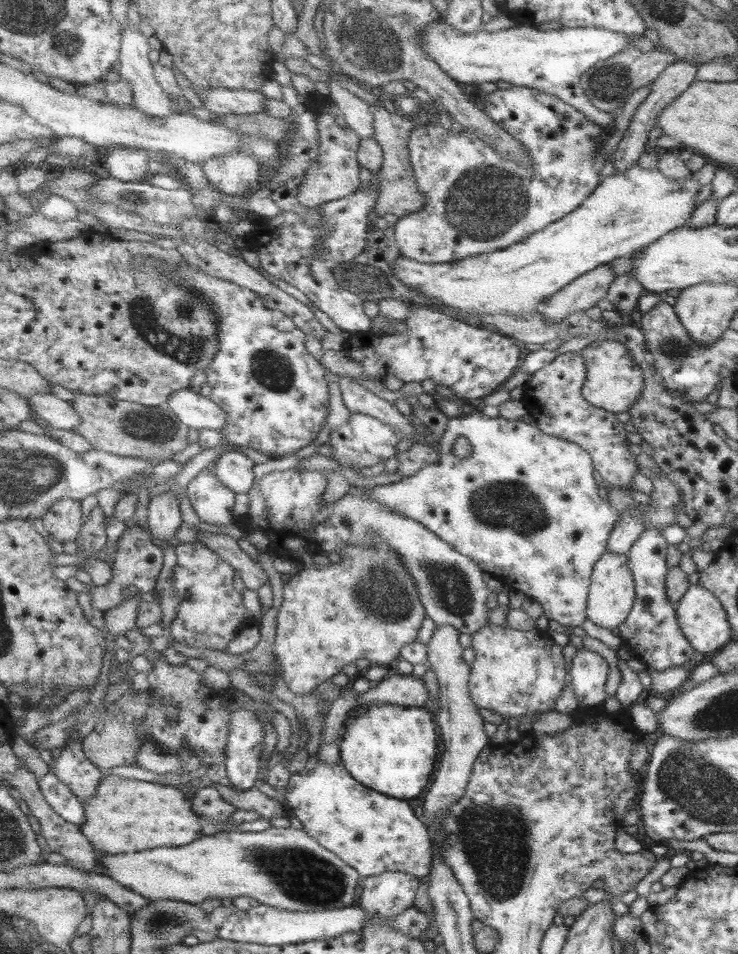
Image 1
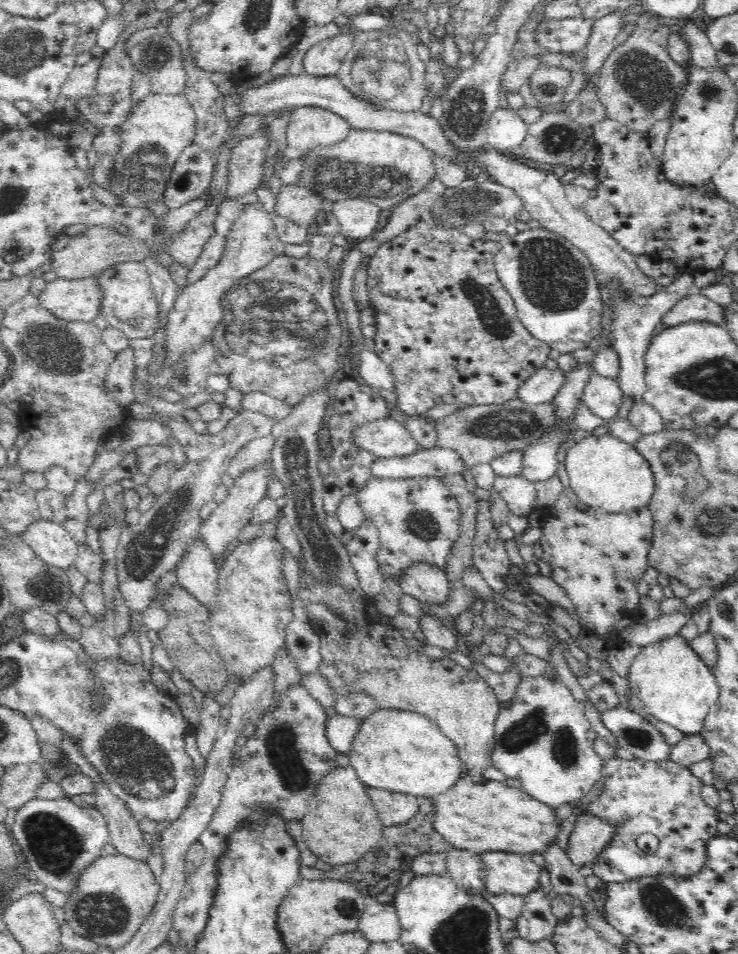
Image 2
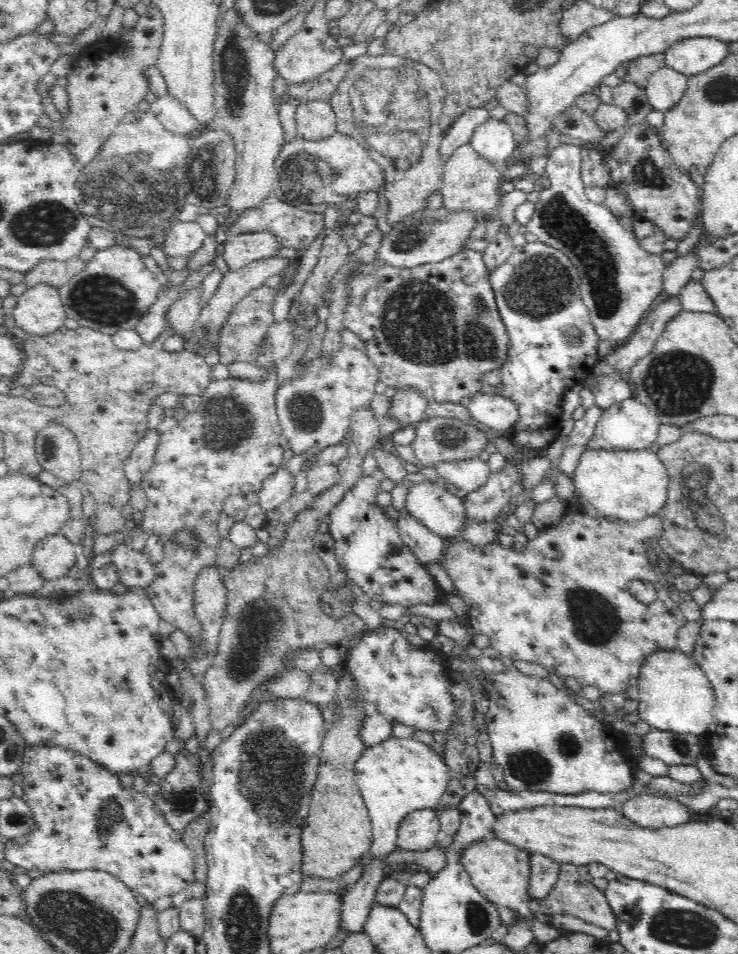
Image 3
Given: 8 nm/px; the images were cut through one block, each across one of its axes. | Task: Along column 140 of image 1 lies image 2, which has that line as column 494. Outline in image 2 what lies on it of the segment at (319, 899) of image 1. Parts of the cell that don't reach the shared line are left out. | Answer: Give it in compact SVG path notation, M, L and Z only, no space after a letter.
M489 852L481 855L487 874L484 878L484 887L488 893L510 893L526 896L528 893L539 888L540 872L538 863L534 862L529 854L514 854L511 852Z

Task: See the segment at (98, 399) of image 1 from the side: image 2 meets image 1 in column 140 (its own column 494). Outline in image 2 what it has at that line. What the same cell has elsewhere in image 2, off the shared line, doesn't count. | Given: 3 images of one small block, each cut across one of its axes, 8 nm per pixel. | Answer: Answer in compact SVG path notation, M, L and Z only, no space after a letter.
M516 397L498 404L467 405L435 422L436 445L456 450L462 455L464 463L469 468L476 466L476 464L490 464L494 458L514 451L520 451L524 454L530 444L538 442L544 434L554 432L556 428L563 430L563 435L557 446L559 451L562 446L566 446L564 442L577 430L574 419L575 417L562 419L558 415L558 405L554 403L554 400L528 403L520 397Z

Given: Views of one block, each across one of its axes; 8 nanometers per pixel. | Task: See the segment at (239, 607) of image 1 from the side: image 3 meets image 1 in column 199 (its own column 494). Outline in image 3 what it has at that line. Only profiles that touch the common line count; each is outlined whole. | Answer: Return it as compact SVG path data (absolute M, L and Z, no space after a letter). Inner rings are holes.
M574 509L565 514L560 522L541 529L538 537L534 540L529 540L525 549L521 552L507 548L498 541L486 544L486 546L480 546L462 539L456 542L456 544L445 548L444 567L448 576L453 580L454 590L456 590L456 593L460 595L469 608L468 623L476 632L486 634L489 646L499 651L501 656L510 657L512 660L525 660L526 662L541 664L548 670L549 674L557 674L563 680L570 676L573 679L575 678L580 685L590 684L590 686L596 686L604 693L614 694L637 684L640 669L647 656L658 651L675 650L677 646L677 632L687 621L679 604L671 599L668 590L665 589L665 586L663 586L656 575L651 543L646 544L646 538L660 537L662 532L663 523L657 515L640 521L628 522L620 519L620 522L614 522L614 520L608 520L608 518L592 518L592 516L587 516L580 510ZM632 581L644 581L653 584L656 590L656 600L652 603L644 603L636 599L630 593L630 583Z

